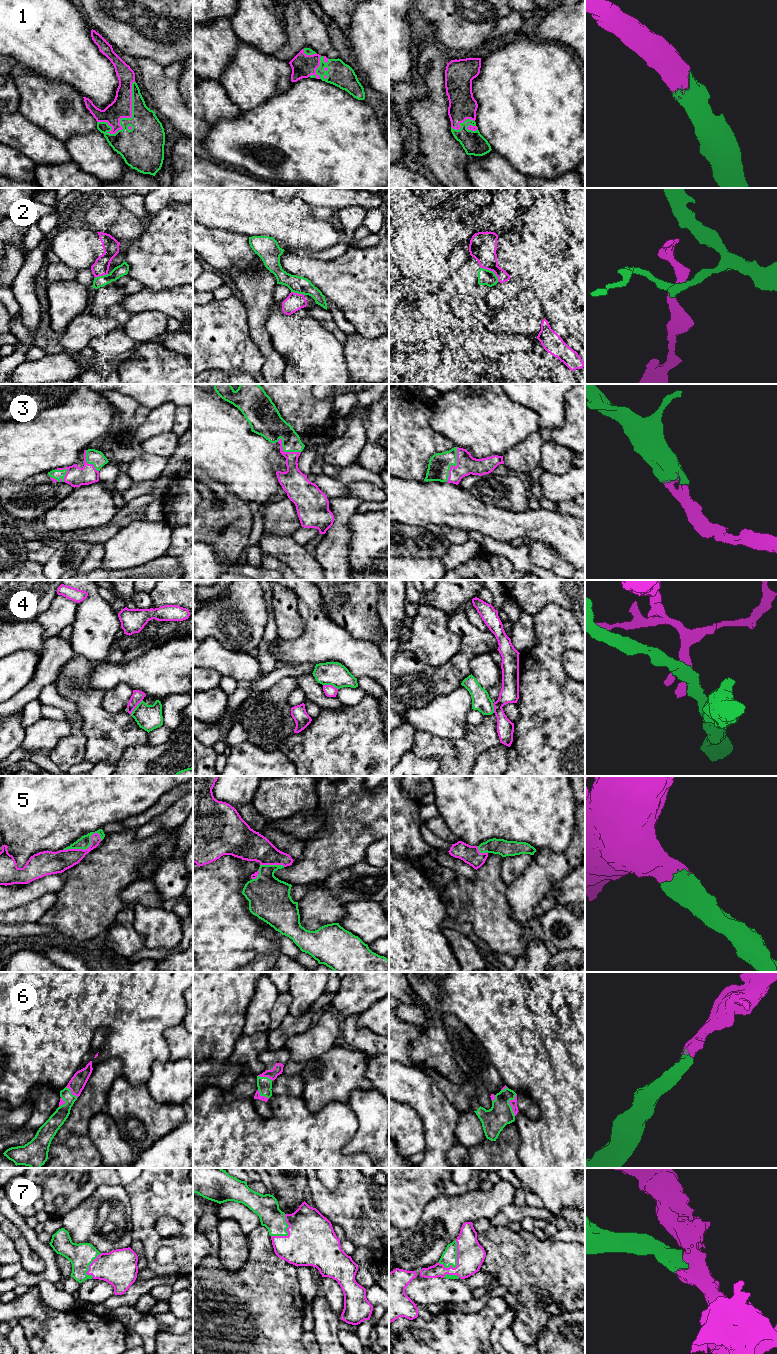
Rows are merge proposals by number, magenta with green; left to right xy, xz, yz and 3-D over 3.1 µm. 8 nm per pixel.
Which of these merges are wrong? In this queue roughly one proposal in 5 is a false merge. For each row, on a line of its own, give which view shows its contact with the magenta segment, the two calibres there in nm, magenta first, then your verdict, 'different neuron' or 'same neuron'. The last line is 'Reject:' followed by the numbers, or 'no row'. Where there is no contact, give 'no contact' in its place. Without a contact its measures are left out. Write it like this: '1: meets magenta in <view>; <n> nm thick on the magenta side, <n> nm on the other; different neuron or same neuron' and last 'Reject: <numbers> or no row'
1: meets magenta in xy; 170 nm thick on the magenta side, 320 nm on the other; same neuron
2: meets magenta in yz; 220 nm thick on the magenta side, 130 nm on the other; different neuron
3: meets magenta in yz; 160 nm thick on the magenta side, 180 nm on the other; same neuron
4: meets magenta in xy; 90 nm thick on the magenta side, 200 nm on the other; different neuron
5: meets magenta in xy; 180 nm thick on the magenta side, 100 nm on the other; same neuron
6: meets magenta in yz; 60 nm thick on the magenta side, 190 nm on the other; same neuron
7: meets magenta in yz; 220 nm thick on the magenta side, 130 nm on the other; same neuron
Reject: 2, 4

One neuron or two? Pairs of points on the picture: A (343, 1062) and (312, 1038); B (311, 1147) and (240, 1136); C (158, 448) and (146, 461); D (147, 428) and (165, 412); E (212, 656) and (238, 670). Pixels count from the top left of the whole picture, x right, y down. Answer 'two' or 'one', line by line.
A: two
B: one
C: two
D: one
E: one

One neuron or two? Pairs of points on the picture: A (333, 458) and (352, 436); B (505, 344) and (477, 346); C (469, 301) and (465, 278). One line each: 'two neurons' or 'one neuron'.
A: one neuron
B: one neuron
C: two neurons

